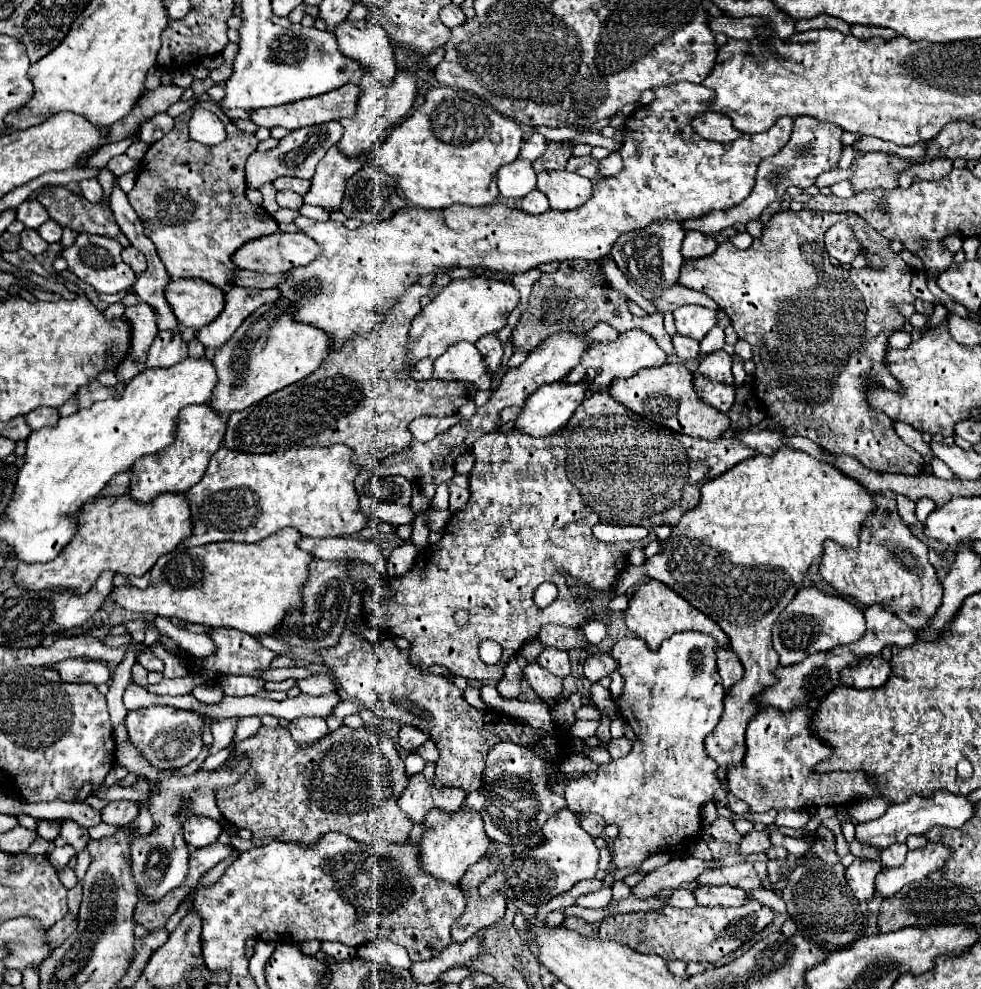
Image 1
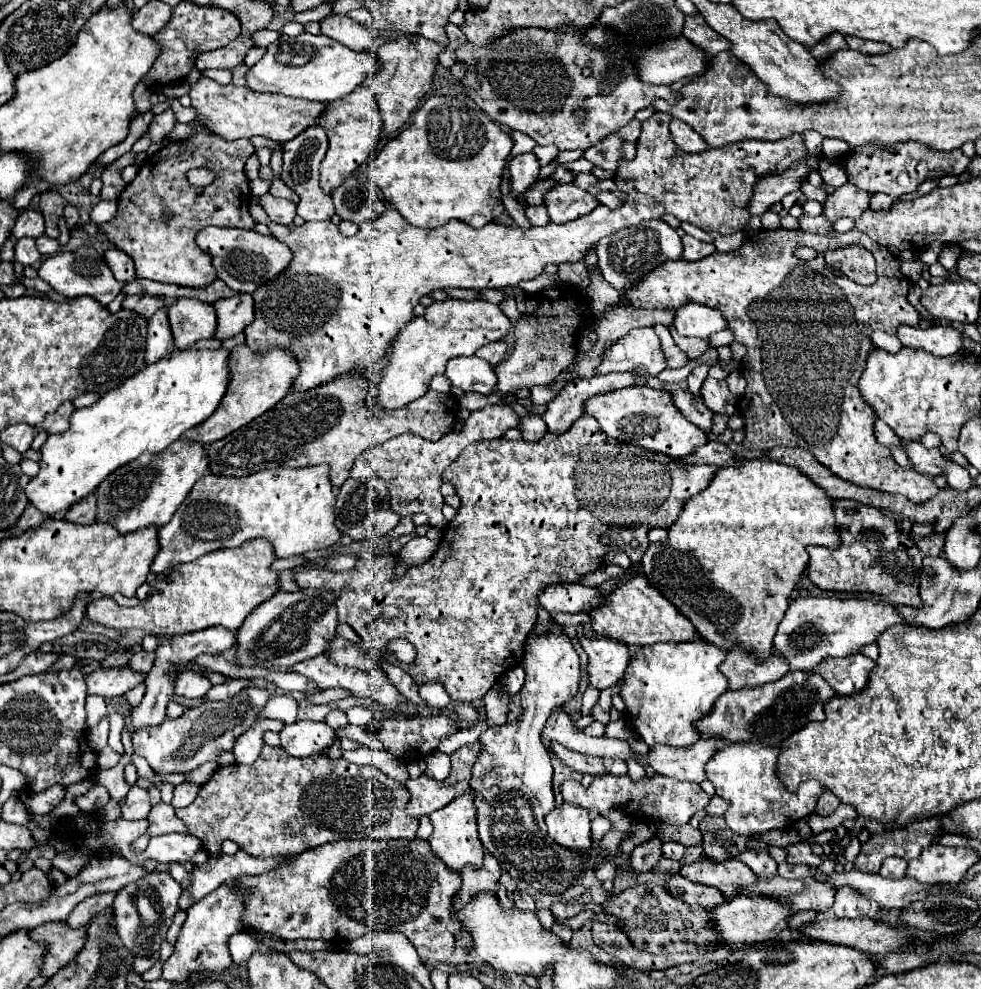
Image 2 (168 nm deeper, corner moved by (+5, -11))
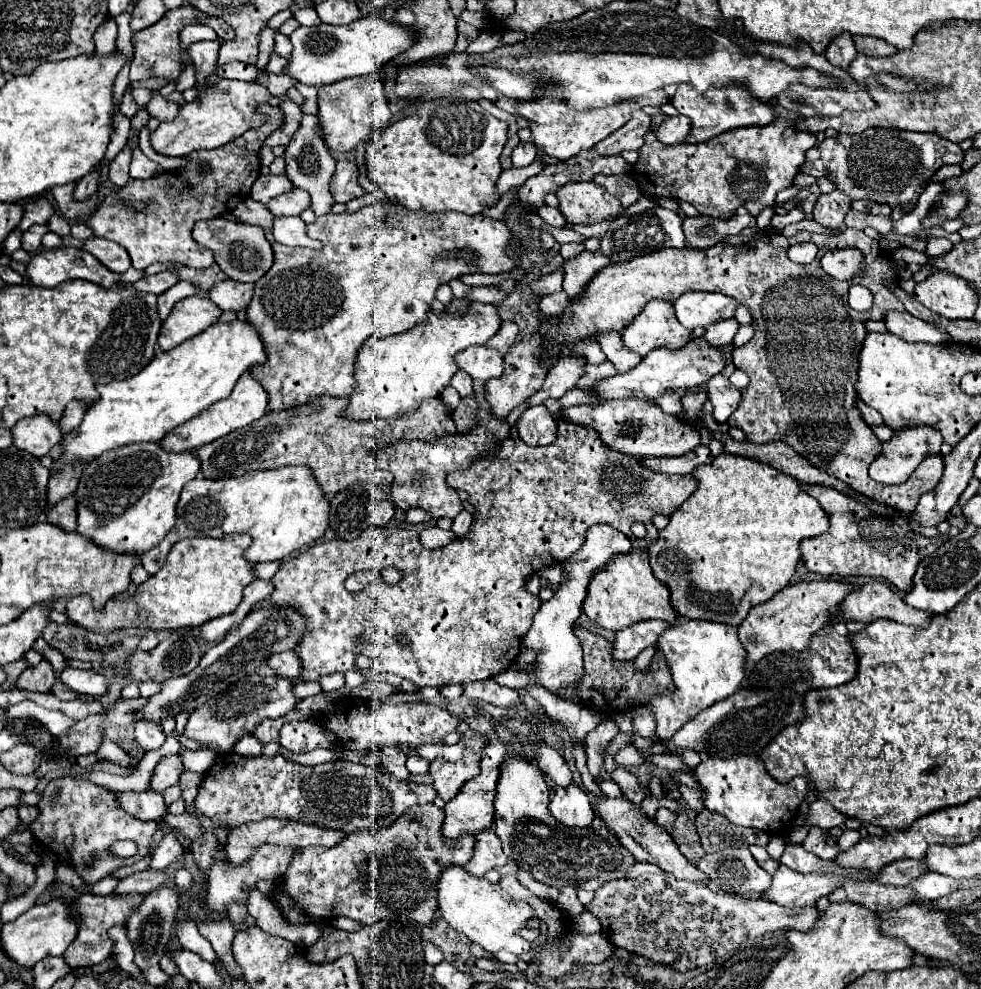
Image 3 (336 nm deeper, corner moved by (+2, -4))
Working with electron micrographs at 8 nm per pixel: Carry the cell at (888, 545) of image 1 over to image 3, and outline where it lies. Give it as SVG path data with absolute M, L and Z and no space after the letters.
M803 485L803 489L821 503L831 519L827 533L801 541L803 563L809 571L823 577L877 577L895 585L901 593L909 593L913 589L913 575L919 565L919 547L915 539L907 535L909 527L905 521L901 525L897 517L879 515L865 503L859 503L831 487Z

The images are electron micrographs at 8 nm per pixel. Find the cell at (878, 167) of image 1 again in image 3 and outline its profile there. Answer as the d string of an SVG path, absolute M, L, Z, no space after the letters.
M835 189L829 195L819 195L813 209L813 219L823 227L841 227L845 213L851 209L849 195Z

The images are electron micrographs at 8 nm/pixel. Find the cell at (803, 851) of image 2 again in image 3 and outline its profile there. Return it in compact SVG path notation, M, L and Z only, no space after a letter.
M811 827L809 835L805 837L805 841L803 841L801 845L803 845L805 851L811 851L811 853L815 853L815 855L821 857L821 859L835 859L837 853L839 853L839 849L837 849L835 845L829 845L829 843L825 841L825 833L831 833L831 835L839 837L843 831L841 831L839 827L837 827L837 829L831 829L831 831L823 831L823 829L819 829L819 827Z

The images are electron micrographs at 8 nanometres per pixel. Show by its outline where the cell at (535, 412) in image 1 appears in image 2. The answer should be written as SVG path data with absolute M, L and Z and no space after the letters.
M622 372L622 374L604 374L604 376L594 376L594 378L580 378L574 380L570 384L566 384L558 396L548 402L548 410L542 416L542 420L548 426L548 432L554 434L562 434L570 428L570 424L574 420L578 420L582 416L582 406L588 398L596 396L596 394L606 394L612 390L620 390L620 388L628 388L638 384L638 378L630 372Z

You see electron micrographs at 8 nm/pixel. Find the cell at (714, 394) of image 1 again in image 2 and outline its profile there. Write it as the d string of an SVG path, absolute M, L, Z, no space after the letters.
M676 390L672 394L672 402L674 406L682 412L682 416L692 422L694 426L698 426L704 432L710 432L712 426L712 412L704 406L704 402L700 400L700 396L692 396L690 392L684 390Z

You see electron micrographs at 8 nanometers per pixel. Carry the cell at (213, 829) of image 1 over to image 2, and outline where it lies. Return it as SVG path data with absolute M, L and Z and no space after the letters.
M156 804L150 814L148 814L148 836L160 836L160 834L170 834L170 832L186 832L186 826L182 820L176 818L172 804Z

